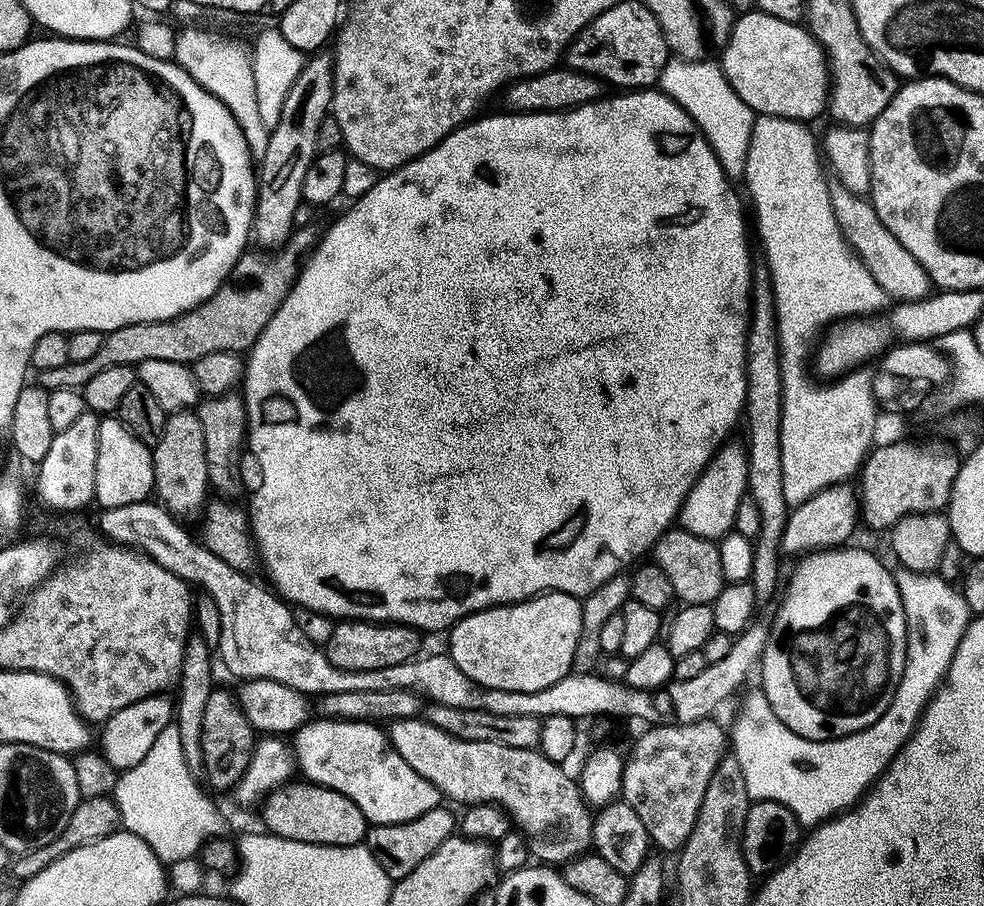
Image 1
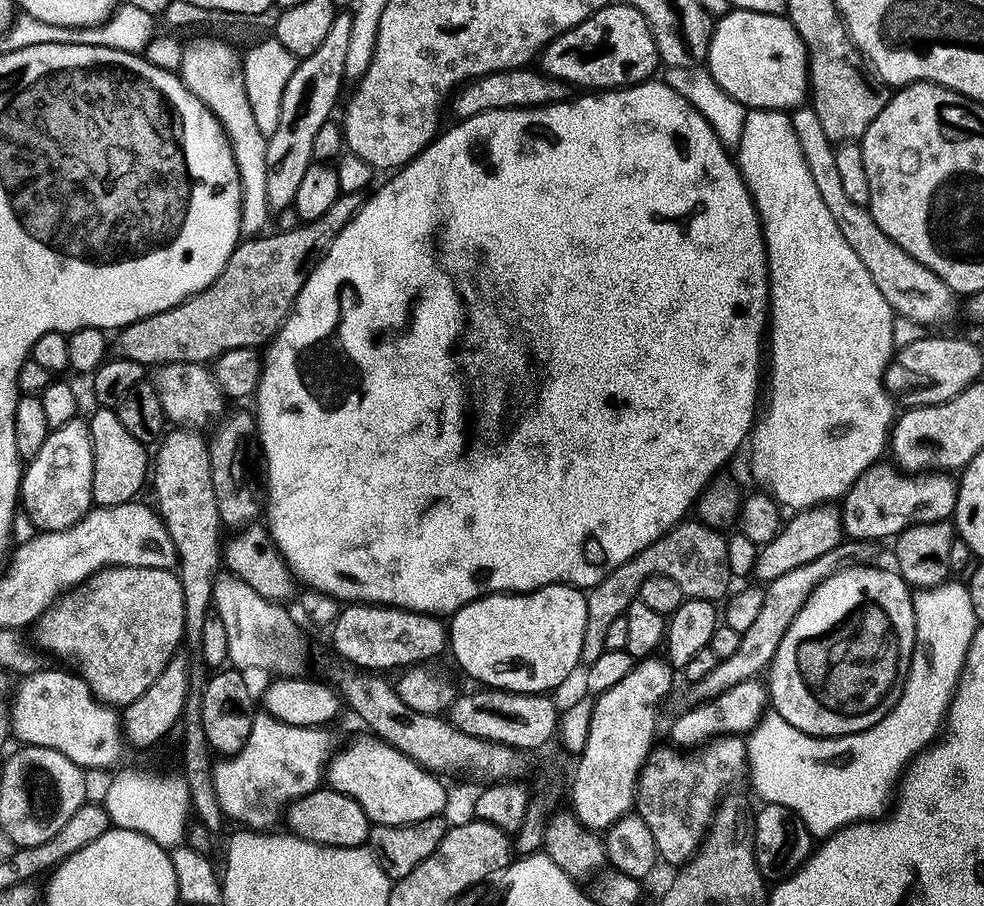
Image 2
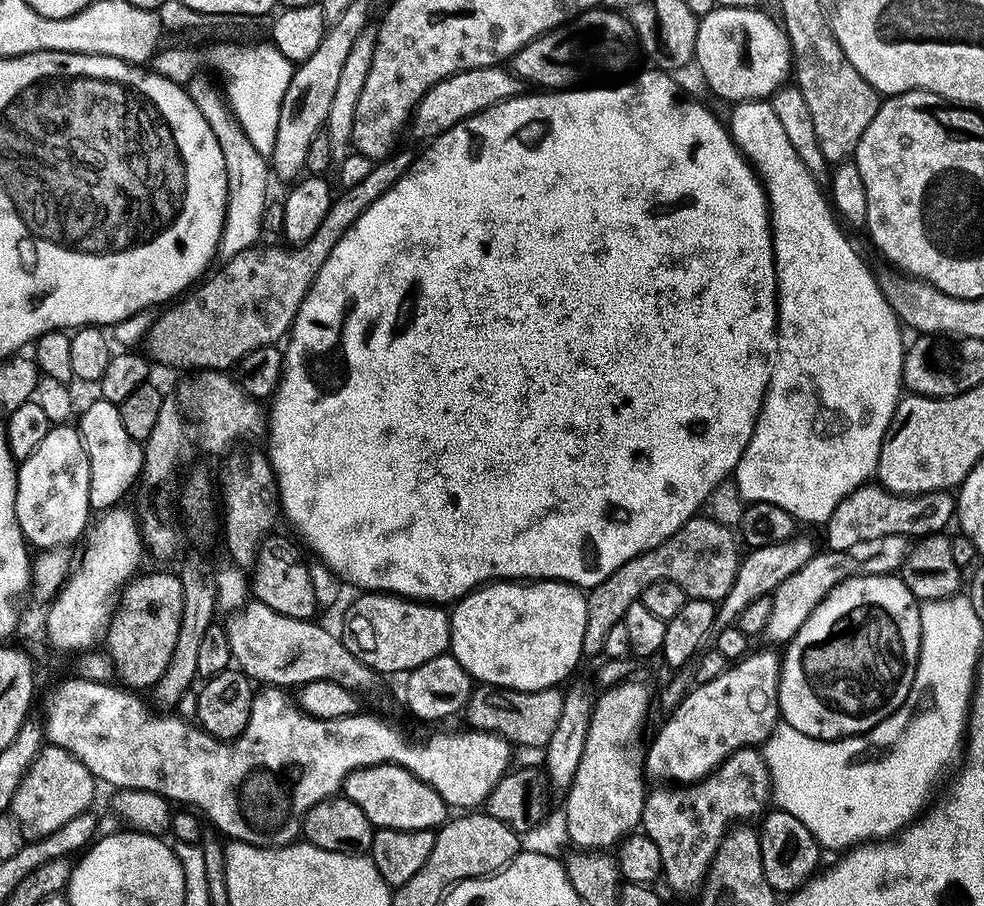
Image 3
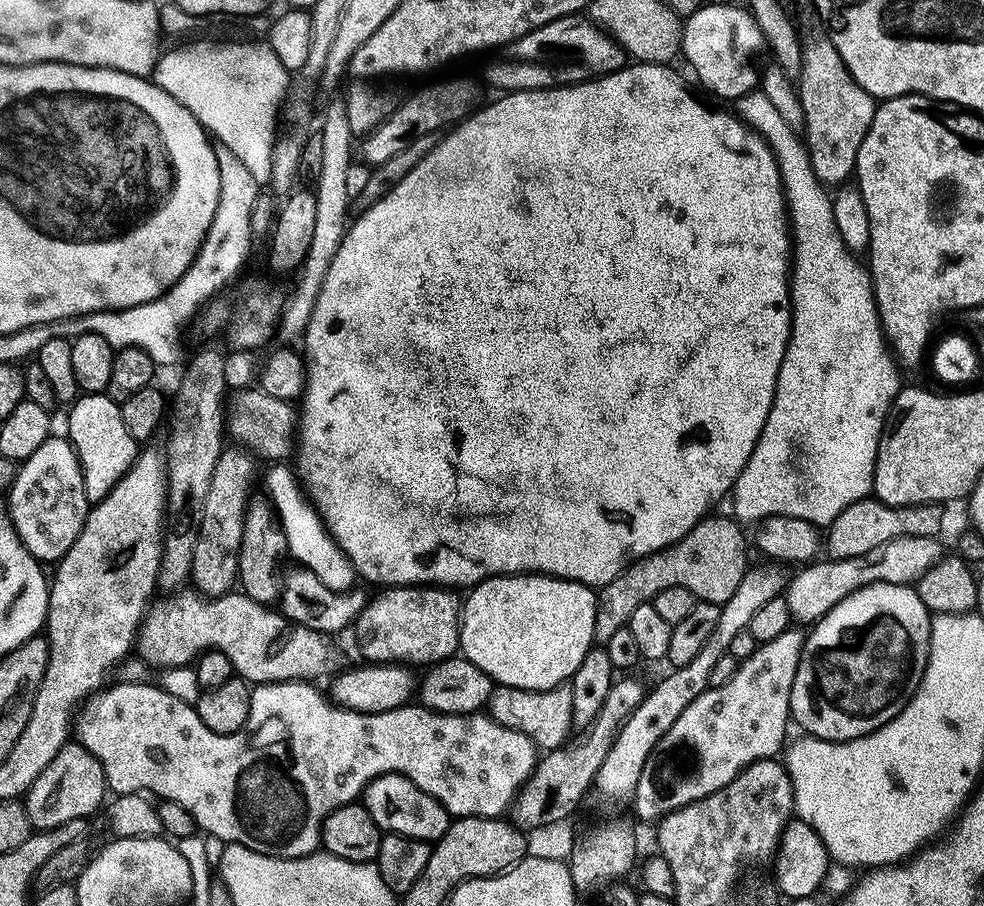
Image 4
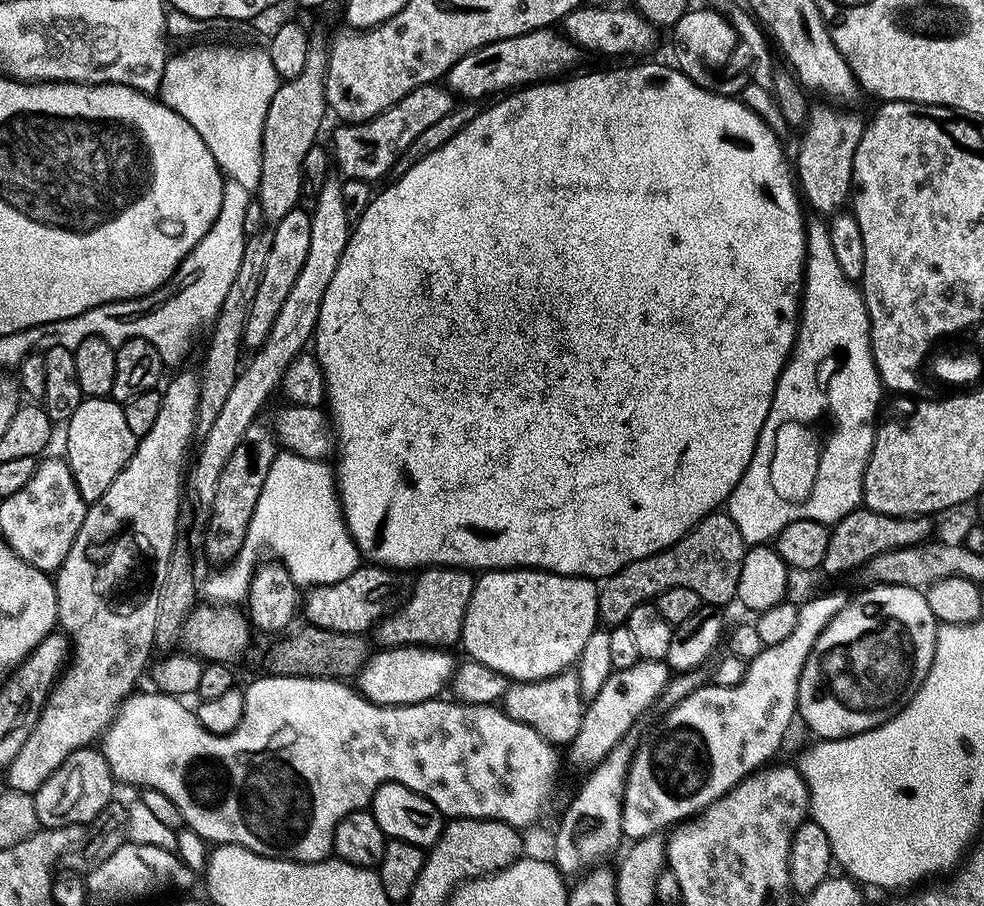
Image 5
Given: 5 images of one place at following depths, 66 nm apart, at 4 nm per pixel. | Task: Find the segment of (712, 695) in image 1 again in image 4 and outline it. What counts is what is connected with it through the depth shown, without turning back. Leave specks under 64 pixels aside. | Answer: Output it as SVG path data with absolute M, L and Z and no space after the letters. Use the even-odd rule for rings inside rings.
M903 536L890 542L882 542L882 546L874 546L866 550L866 554L858 554L854 558L820 558L803 565L797 571L800 573L793 580L791 577L786 584L786 599L793 621L797 625L810 626L821 620L835 604L842 602L842 598L871 584L915 585L916 581L922 578L922 574L926 574L926 570L930 570L940 560L940 542L934 536Z

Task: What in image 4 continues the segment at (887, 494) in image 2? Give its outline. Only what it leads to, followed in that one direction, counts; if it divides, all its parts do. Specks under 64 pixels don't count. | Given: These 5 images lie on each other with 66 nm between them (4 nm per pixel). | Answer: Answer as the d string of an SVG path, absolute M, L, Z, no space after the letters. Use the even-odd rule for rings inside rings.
M865 498L846 506L834 522L826 528L826 552L833 560L854 558L858 554L866 554L874 546L882 546L882 542L890 542L903 536L939 537L944 528L944 511L939 504L901 504L899 508L883 504L875 498Z

